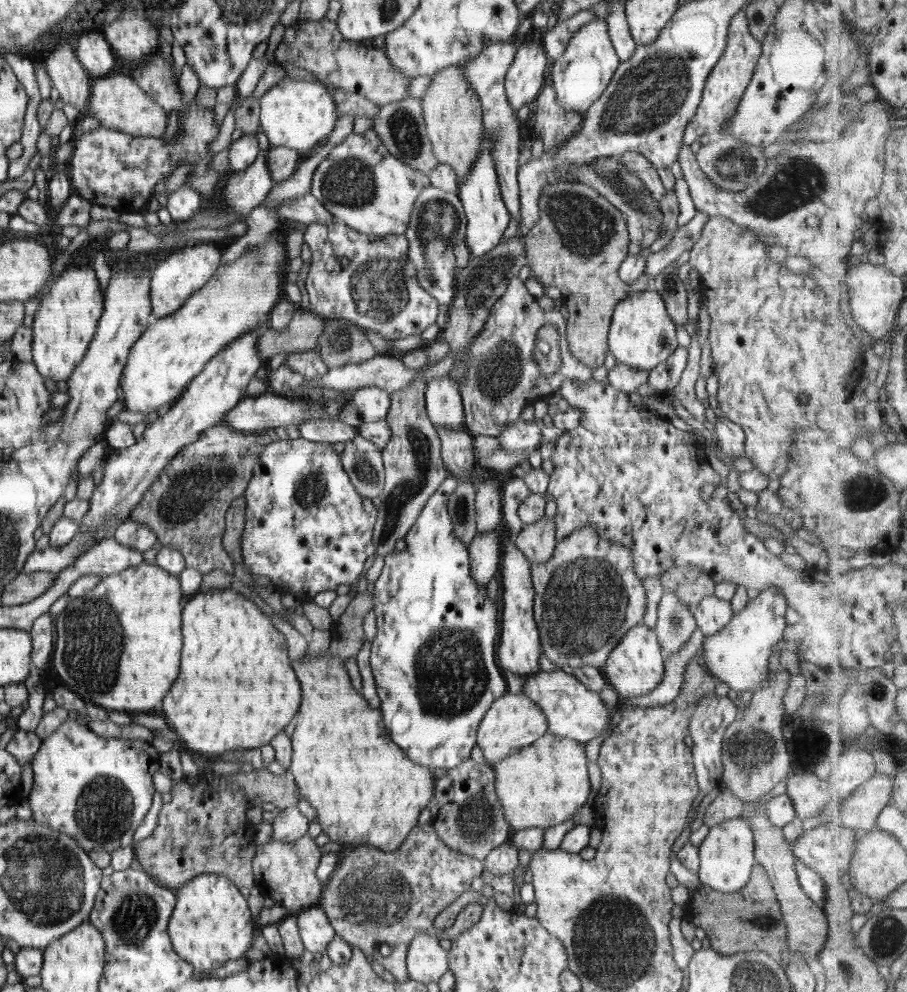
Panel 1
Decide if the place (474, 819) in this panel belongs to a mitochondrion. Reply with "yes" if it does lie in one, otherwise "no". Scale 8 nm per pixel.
yes

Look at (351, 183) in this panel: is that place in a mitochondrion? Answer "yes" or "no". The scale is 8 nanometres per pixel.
yes

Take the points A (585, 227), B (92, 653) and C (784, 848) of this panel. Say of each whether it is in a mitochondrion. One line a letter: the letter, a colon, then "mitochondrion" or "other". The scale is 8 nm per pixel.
A: mitochondrion
B: mitochondrion
C: other

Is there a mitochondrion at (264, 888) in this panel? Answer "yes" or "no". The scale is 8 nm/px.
no

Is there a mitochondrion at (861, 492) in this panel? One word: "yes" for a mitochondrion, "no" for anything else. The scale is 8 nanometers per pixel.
yes

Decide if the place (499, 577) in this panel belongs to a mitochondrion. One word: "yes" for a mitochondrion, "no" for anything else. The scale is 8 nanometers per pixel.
no

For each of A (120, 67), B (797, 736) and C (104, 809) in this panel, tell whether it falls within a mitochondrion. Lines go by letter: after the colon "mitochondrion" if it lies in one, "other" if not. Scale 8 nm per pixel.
A: other
B: mitochondrion
C: mitochondrion

